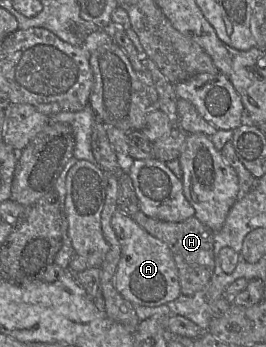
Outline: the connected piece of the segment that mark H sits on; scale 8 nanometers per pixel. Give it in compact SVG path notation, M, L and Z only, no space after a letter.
M139 210L132 218L148 233L160 239L169 247L178 269L181 294L190 296L207 286L215 267L214 231L195 216L182 222L167 222L151 218Z

